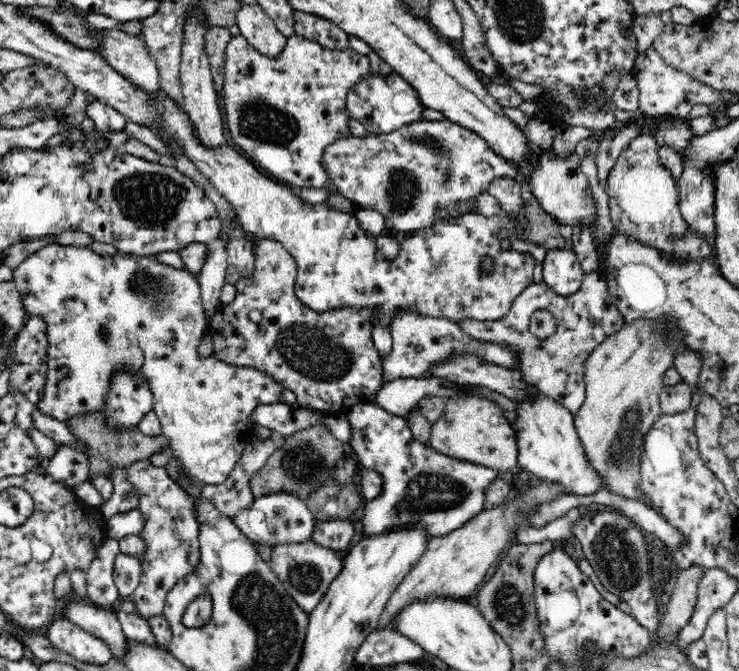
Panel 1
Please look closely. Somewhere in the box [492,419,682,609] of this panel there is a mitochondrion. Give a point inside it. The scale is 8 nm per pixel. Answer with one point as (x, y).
(618, 555)

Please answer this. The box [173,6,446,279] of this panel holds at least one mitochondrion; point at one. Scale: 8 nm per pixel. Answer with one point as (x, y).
(260, 120)

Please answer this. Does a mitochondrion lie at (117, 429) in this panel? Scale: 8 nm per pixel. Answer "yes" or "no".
no

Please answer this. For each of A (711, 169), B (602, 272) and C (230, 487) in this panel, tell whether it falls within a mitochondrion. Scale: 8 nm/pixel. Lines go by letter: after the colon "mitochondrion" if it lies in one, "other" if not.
A: other
B: other
C: other

